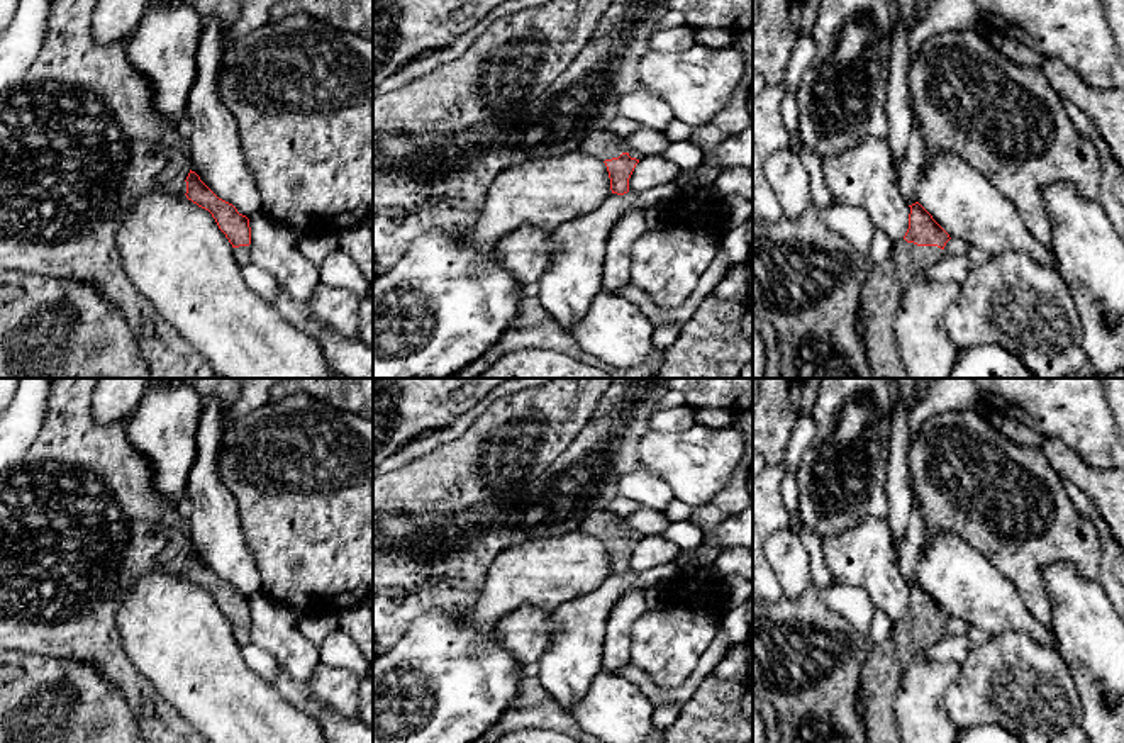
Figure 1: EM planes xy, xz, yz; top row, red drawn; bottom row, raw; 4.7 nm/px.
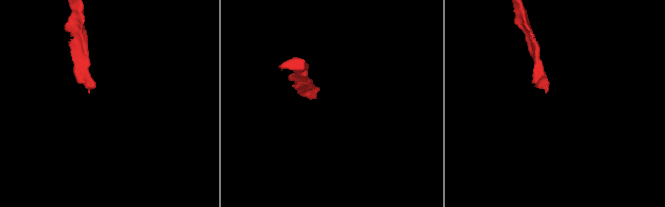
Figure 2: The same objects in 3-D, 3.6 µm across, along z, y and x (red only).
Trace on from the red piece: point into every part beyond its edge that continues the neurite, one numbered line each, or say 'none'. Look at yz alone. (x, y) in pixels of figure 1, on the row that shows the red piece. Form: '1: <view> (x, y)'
1: yz (885, 284)

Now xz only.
1: xz (604, 145)

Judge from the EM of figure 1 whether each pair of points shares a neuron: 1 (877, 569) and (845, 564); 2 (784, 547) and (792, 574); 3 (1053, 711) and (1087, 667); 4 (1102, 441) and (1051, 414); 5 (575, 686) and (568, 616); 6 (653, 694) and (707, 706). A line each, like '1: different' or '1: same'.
1: same
2: same
3: different
4: same
5: same
6: different

